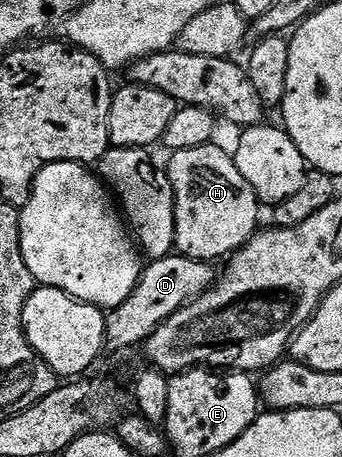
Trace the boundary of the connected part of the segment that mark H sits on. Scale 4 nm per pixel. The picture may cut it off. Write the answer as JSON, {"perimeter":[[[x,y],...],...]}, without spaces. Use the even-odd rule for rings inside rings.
{"perimeter":[[[213,143],[202,147],[190,147],[186,151],[178,151],[166,161],[168,178],[174,191],[174,207],[176,208],[176,248],[175,252],[182,257],[195,261],[219,262],[227,259],[241,249],[251,237],[258,232],[256,224],[260,221],[262,206],[254,195],[254,187],[242,179],[242,171],[238,171],[236,158],[231,152],[219,149]]]}

